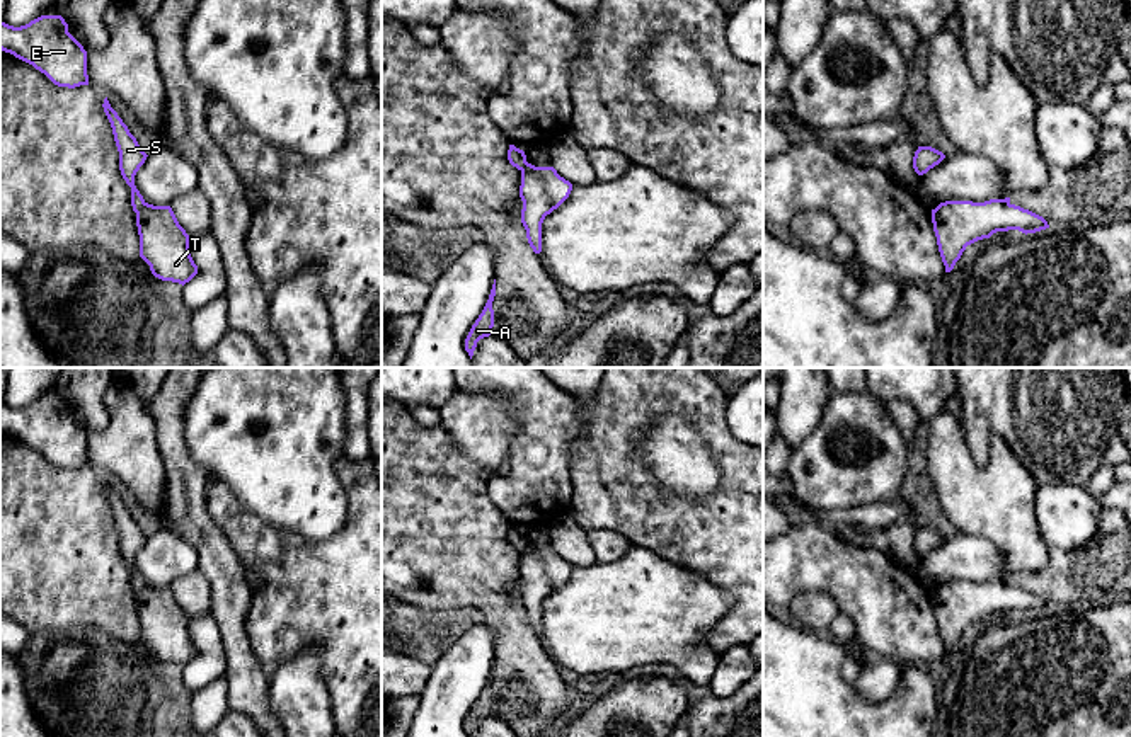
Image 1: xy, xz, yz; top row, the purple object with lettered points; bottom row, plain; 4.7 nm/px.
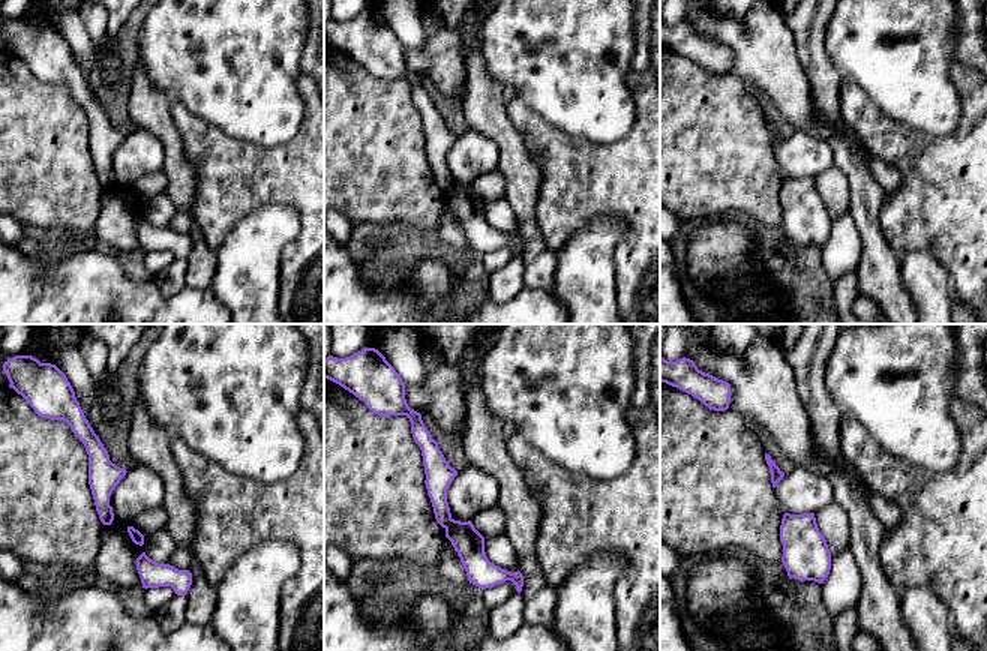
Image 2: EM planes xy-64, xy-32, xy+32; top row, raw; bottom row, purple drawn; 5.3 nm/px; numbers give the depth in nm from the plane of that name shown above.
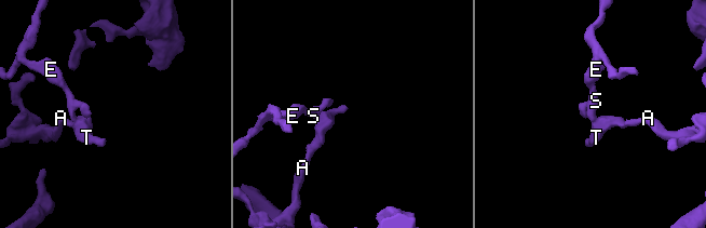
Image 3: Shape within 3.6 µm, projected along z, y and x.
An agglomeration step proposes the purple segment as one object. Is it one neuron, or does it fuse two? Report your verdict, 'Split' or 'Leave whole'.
Split

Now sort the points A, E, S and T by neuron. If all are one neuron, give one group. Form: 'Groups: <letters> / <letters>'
Groups: A T / E S

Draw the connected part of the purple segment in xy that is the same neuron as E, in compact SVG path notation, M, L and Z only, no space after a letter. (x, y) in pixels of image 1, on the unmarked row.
M41 397L20 408L0 403L0 431L32 446L58 468L89 466L87 432L68 414L68 405L61 397Z

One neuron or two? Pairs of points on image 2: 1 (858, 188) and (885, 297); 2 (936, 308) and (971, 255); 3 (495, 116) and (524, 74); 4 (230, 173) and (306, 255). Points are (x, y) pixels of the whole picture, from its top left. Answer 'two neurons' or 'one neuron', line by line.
1: one neuron
2: two neurons
3: two neurons
4: one neuron

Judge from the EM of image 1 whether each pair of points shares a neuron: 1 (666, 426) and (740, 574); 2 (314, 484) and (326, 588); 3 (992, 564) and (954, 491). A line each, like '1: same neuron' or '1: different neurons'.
1: different neurons
2: different neurons
3: different neurons

